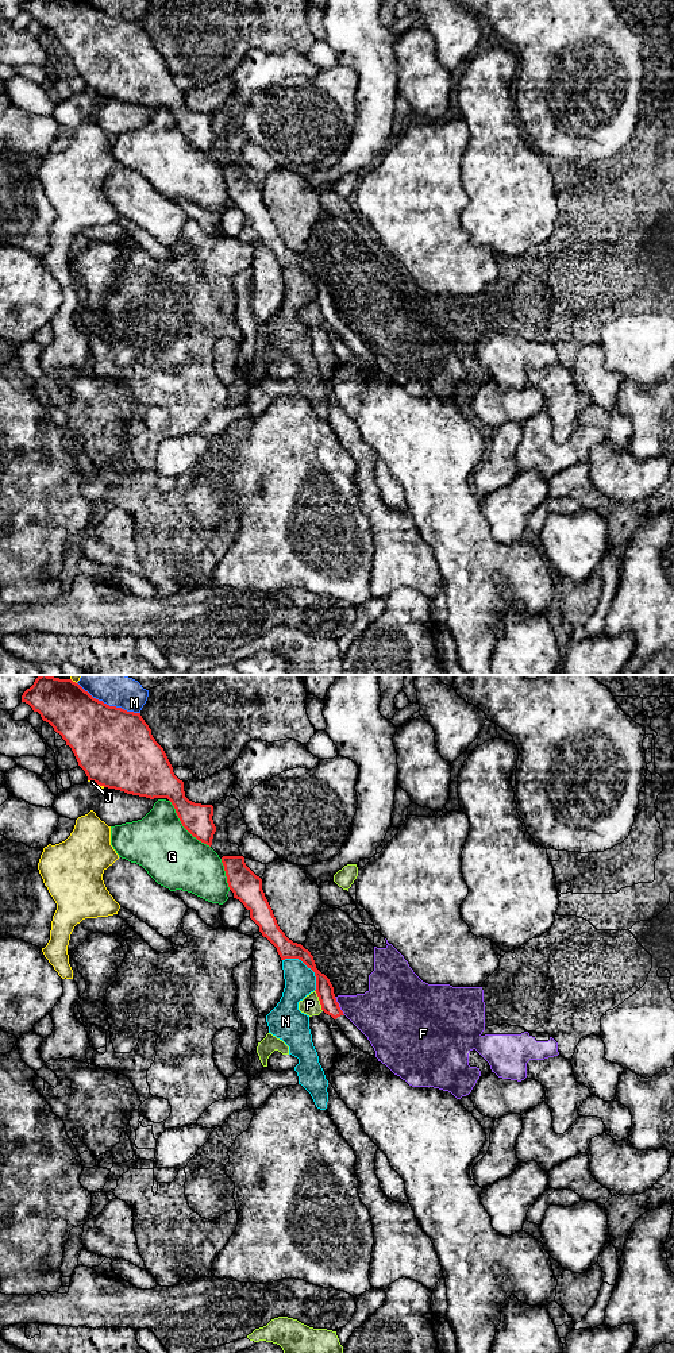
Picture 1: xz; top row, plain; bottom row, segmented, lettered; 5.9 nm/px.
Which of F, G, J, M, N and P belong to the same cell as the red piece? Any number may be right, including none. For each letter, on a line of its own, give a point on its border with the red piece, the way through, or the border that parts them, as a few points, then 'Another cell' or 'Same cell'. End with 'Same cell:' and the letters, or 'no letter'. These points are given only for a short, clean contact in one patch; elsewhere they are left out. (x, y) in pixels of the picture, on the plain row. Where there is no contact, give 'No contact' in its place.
F: Touches red at xz (338, 315). Boundary: xz (334, 305), (345, 323). Another cell
G: Touches red at xz (184, 135). Another cell
J: Touches red at xz (96, 91). Another cell
M: Touches red at xz (114, 15). Another cell
N: Touches red at xz (307, 274). Another cell
P: Touches red at xz (319, 308). Boundary: xz (315, 299), (323, 319). Another cell
Same cell: no letter

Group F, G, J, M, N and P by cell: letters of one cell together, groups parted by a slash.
F / G / J / M / N / P

